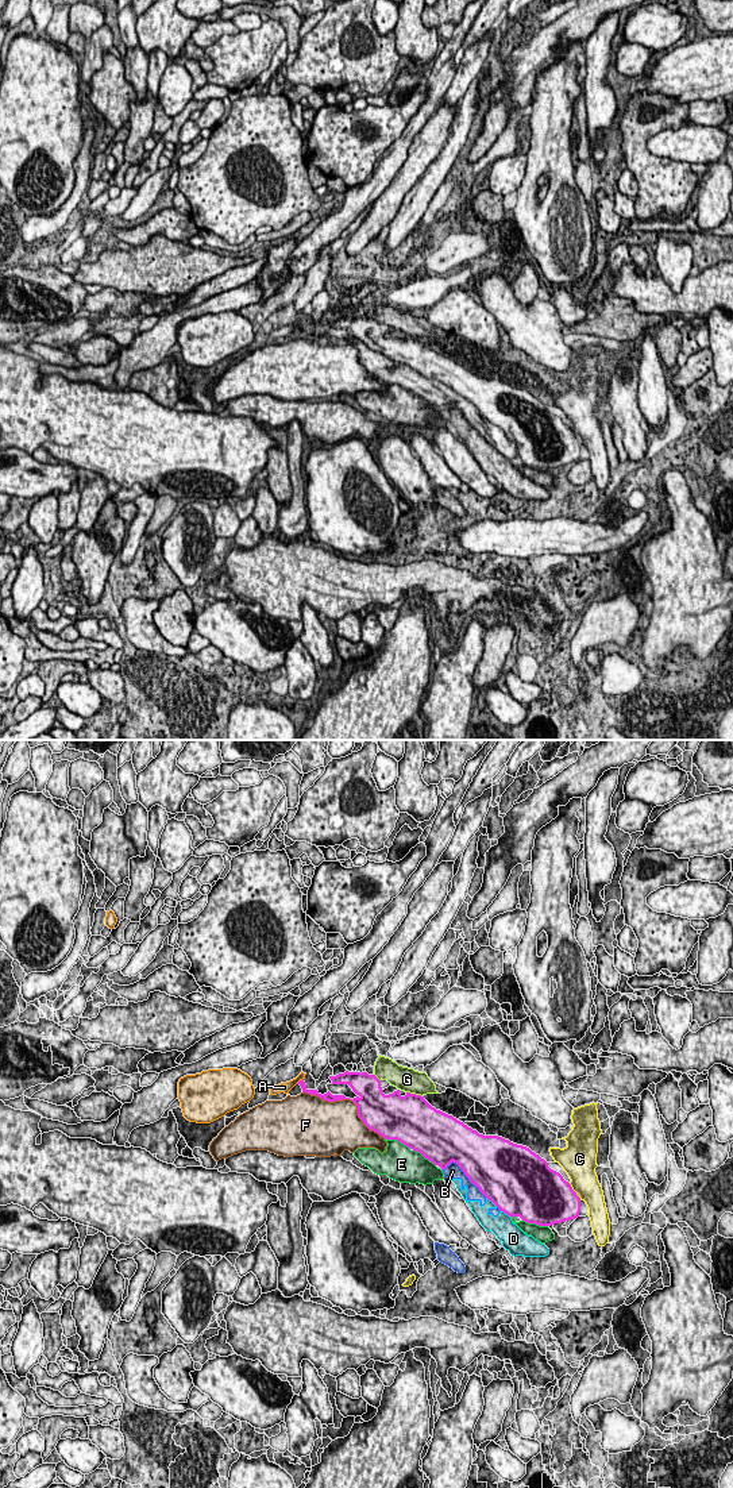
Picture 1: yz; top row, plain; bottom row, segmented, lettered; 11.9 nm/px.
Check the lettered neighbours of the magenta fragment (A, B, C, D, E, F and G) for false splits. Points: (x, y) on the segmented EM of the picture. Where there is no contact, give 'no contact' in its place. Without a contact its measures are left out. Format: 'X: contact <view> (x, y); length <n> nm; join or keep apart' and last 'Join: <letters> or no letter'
A: contact yz (300, 1080); length 120 nm; keep apart
B: contact yz (465, 1174); length 650 nm; keep apart
C: contact yz (574, 1191); length 260 nm; keep apart
D: contact yz (492, 1201); length 190 nm; keep apart
E: contact yz (398, 1140); length 340 nm; keep apart
F: contact yz (348, 1098); length 1150 nm; keep apart
G: contact yz (415, 1094); length 200 nm; keep apart
Join: no letter

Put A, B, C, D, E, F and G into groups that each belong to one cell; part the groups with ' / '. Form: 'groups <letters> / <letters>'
groups A / B D / C / E / F / G

